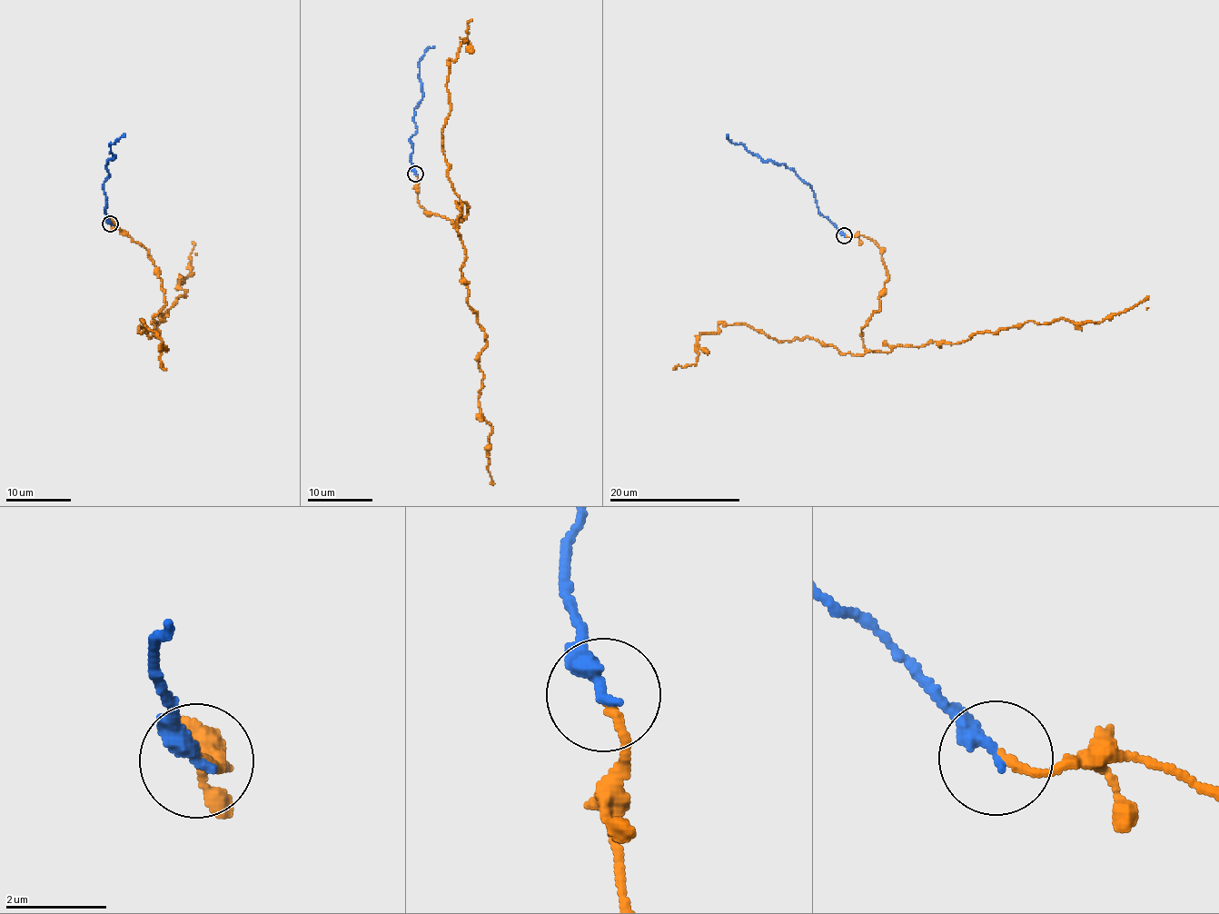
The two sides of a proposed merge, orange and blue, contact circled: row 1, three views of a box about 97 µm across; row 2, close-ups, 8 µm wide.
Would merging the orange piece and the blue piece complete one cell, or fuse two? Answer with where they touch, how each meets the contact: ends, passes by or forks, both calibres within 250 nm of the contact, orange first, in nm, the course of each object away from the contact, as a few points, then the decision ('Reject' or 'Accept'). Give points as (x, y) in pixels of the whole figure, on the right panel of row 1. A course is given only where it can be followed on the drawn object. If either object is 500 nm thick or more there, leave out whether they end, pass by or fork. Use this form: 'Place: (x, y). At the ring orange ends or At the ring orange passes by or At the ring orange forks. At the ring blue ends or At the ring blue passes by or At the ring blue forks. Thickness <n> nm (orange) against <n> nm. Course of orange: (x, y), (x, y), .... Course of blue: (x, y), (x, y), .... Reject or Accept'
Place: (844, 235). At the ring orange ends. At the ring blue ends. Thickness 160 nm (orange) against 320 nm. Course of orange: (844, 235), (872, 238), (887, 272), (861, 330), (869, 351), (1025, 322), (1103, 322), (1144, 301), (1146, 310). Course of blue: (844, 235), (818, 210), (813, 190), (792, 170), (762, 161), (735, 144), (726, 134). Accept

